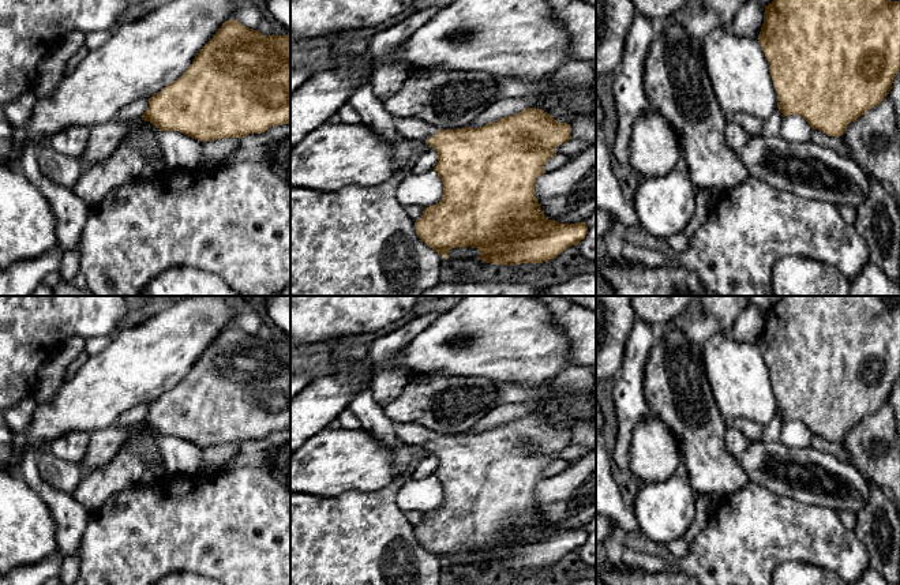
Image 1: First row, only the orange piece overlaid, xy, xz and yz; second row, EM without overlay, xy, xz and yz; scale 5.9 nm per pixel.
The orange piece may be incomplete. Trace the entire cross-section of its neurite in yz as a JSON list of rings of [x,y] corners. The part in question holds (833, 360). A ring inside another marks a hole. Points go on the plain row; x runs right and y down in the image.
[[[781,296],[772,308],[765,311],[764,329],[757,345],[769,368],[781,421],[802,421],[813,435],[820,435],[829,442],[841,442],[850,428],[877,412],[889,400],[900,376],[900,307],[890,307],[882,296]]]

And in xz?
[[[528,413],[517,420],[487,428],[477,434],[438,435],[416,423],[394,423],[394,431],[401,442],[409,446],[423,446],[438,457],[434,476],[439,480],[443,500],[439,509],[424,513],[423,521],[415,526],[417,541],[445,565],[455,552],[472,552],[480,556],[477,566],[491,570],[543,569],[554,565],[571,551],[585,544],[585,528],[559,529],[548,525],[536,503],[535,487],[545,479],[544,470],[555,461],[555,453],[571,445],[571,432],[558,428],[541,415]]]

